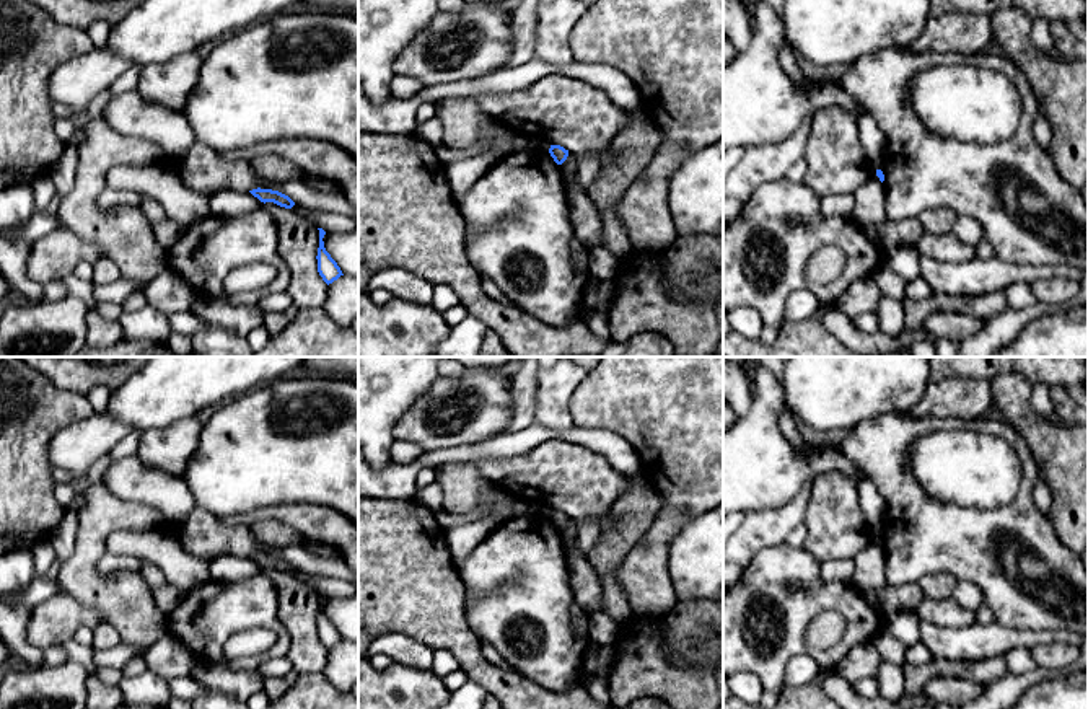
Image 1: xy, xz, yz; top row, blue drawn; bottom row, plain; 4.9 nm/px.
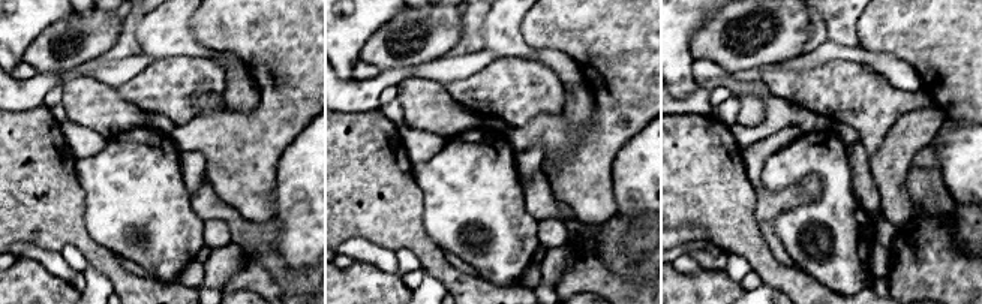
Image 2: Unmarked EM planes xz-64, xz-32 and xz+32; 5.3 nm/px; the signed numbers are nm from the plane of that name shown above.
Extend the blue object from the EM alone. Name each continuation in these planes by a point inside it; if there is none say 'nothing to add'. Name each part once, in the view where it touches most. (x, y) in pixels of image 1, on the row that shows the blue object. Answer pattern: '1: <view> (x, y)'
nothing to add

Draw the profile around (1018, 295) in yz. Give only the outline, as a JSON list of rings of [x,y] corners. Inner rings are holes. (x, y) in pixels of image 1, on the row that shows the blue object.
[[[1015,282],[1005,290],[1005,298],[1011,308],[1024,308],[1034,305],[1038,300],[1033,295],[1029,282]]]

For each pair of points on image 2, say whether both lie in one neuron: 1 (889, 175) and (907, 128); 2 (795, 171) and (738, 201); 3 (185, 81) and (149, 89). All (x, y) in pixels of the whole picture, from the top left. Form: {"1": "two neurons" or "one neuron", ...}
{"1": "one neuron", "2": "two neurons", "3": "one neuron"}

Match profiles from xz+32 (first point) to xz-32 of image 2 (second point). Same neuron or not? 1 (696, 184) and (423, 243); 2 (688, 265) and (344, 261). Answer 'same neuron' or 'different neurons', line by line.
1: same neuron
2: same neuron

